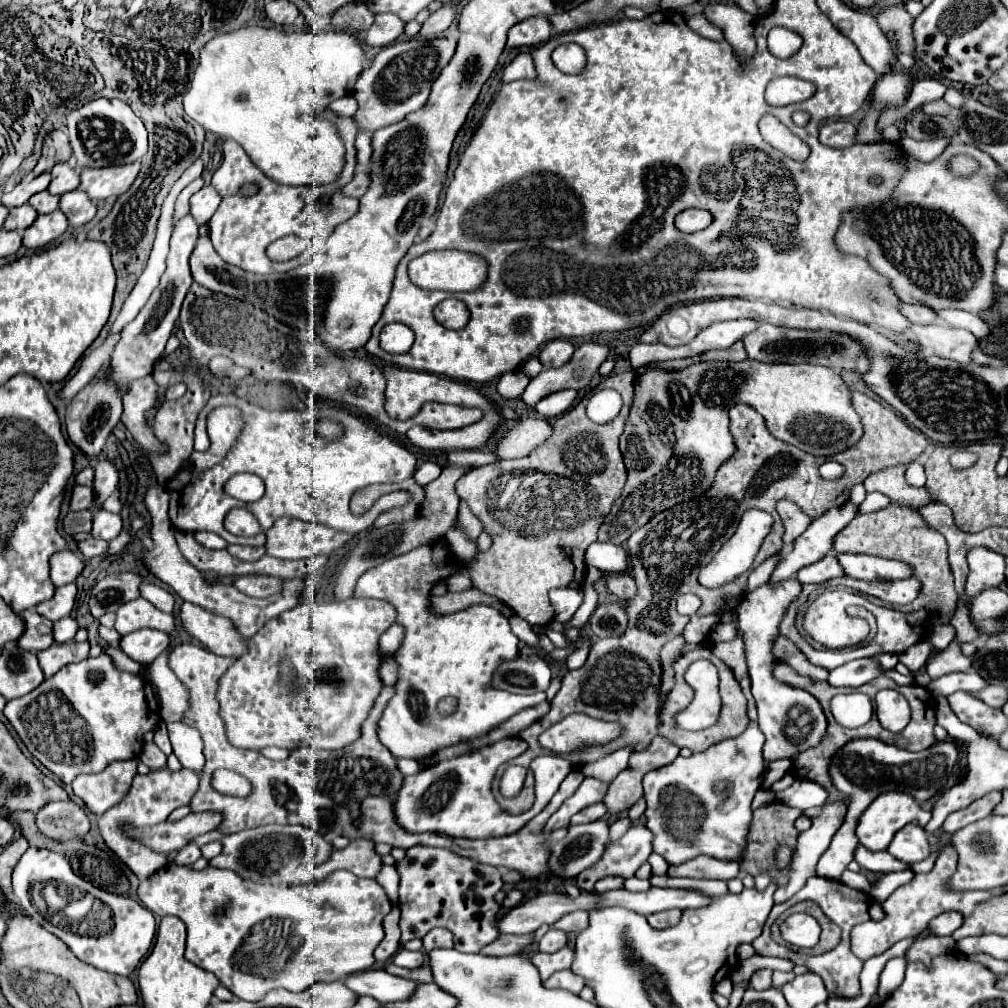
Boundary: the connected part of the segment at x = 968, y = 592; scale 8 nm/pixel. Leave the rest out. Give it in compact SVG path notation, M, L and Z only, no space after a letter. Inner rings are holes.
M973 548L967 554L969 576L965 582L965 600L981 594L985 588L995 588L1005 580L1005 558L989 548Z

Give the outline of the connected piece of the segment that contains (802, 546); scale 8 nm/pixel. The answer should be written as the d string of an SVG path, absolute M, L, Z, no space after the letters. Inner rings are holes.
M845 502L843 506L837 508L837 512L825 512L819 516L793 544L793 550L783 556L779 562L777 570L771 576L771 582L787 580L801 568L821 560L831 548L833 548L833 538L857 516L857 506L851 502Z

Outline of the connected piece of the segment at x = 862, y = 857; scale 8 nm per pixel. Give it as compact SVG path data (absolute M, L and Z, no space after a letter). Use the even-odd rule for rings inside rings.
M857 846L855 860L859 862L861 868L871 870L871 872L881 872L881 874L899 872L899 870L911 868L909 864L905 864L905 862L897 860L895 856L891 856L889 852L869 852L869 850L863 848L863 846Z

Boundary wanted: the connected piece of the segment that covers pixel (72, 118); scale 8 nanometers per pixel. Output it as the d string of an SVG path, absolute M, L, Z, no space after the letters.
M97 98L67 116L69 142L75 156L75 168L105 168L131 164L145 156L147 152L147 130L143 122L135 116L129 104L113 98Z

